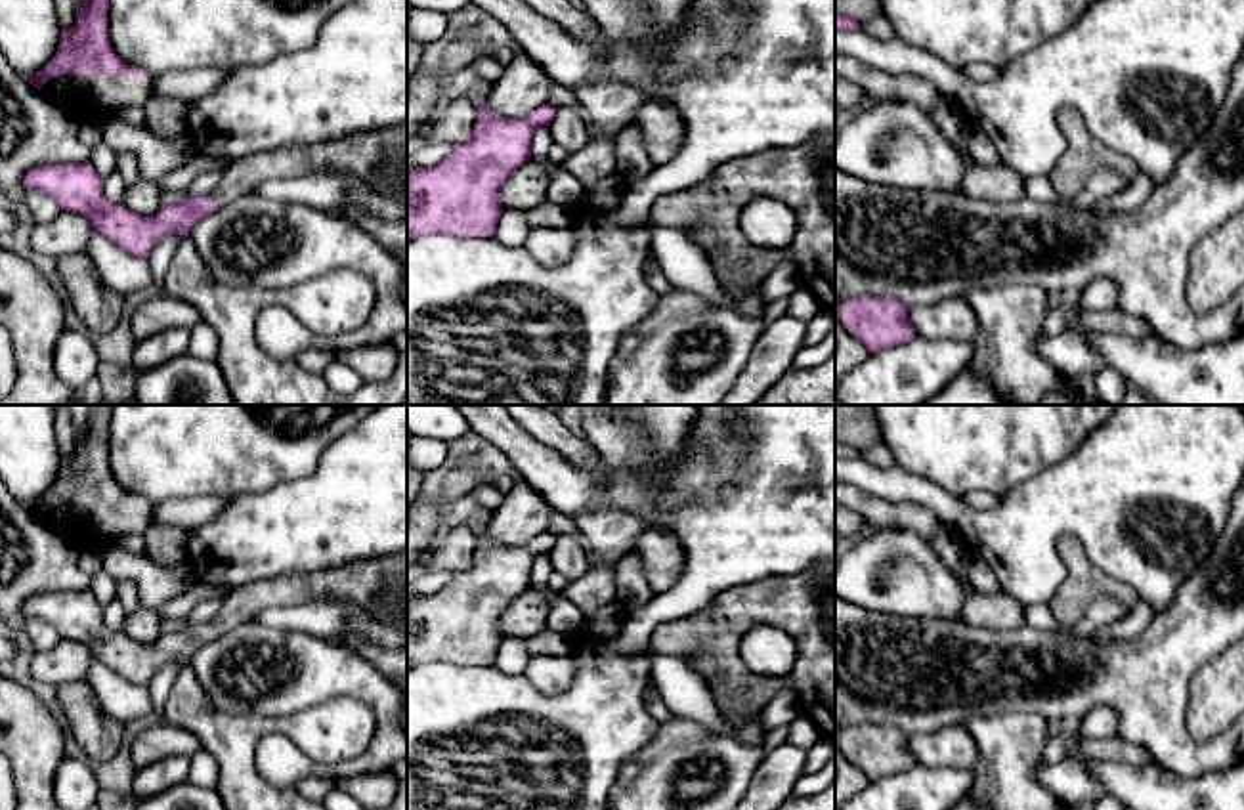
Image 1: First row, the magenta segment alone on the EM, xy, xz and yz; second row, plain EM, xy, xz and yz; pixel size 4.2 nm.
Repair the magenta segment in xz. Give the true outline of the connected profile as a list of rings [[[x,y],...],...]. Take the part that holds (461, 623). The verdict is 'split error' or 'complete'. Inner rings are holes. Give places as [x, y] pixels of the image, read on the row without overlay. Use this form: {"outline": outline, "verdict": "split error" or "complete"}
{"outline": [[[482,531],[468,569],[453,573],[441,590],[407,600],[407,661],[493,665],[503,613],[531,586],[535,560],[550,554],[556,539],[543,531],[525,544],[506,546]]], "verdict": "complete"}

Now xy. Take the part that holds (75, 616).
{"outline": [[[407,550],[248,583],[222,598],[220,613],[210,625],[161,632],[151,646],[113,634],[90,590],[36,594],[27,600],[25,611],[50,625],[59,638],[88,646],[97,661],[124,680],[149,686],[161,667],[174,661],[187,665],[197,650],[254,621],[260,609],[311,600],[357,606],[375,621],[407,630]]], "verdict": "split error"}

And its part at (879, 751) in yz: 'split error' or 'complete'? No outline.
complete

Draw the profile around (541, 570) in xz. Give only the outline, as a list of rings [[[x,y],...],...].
[[[548,554],[539,556],[531,567],[531,585],[533,586],[547,585],[552,573],[554,573],[554,567]]]

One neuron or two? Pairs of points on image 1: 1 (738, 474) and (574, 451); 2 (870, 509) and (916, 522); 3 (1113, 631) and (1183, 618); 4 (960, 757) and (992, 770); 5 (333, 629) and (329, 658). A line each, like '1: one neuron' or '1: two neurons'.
1: two neurons
2: one neuron
3: two neurons
4: two neurons
5: two neurons

